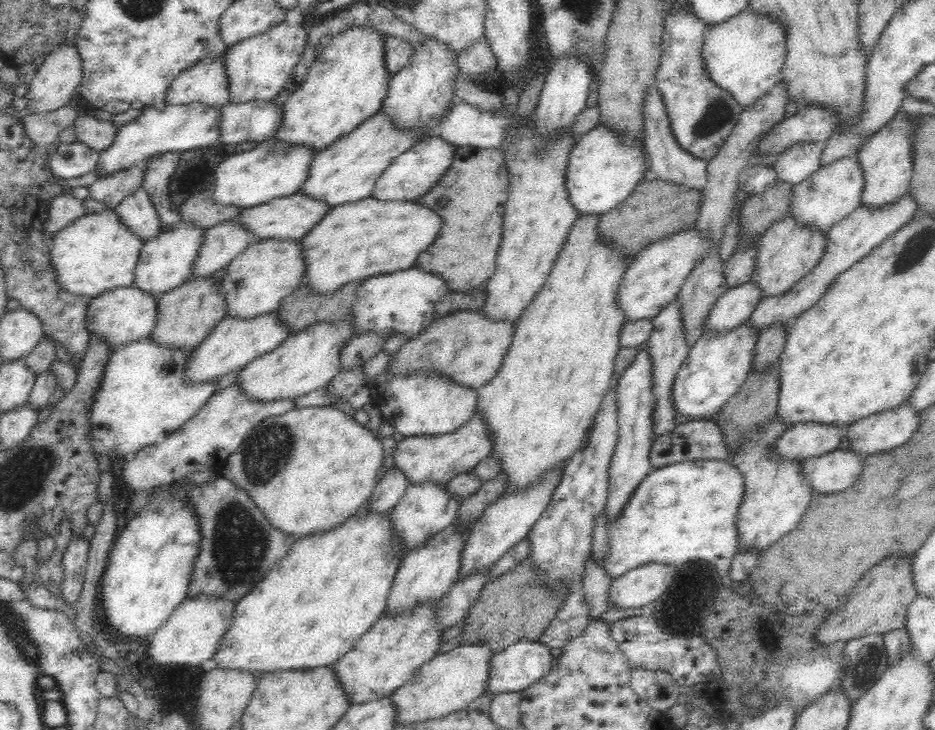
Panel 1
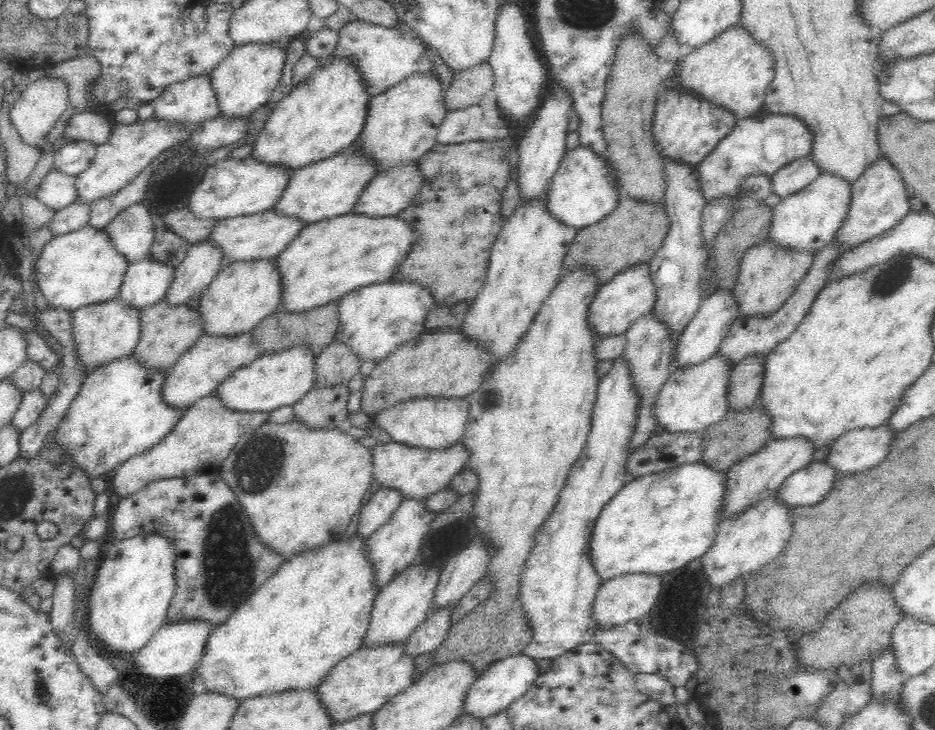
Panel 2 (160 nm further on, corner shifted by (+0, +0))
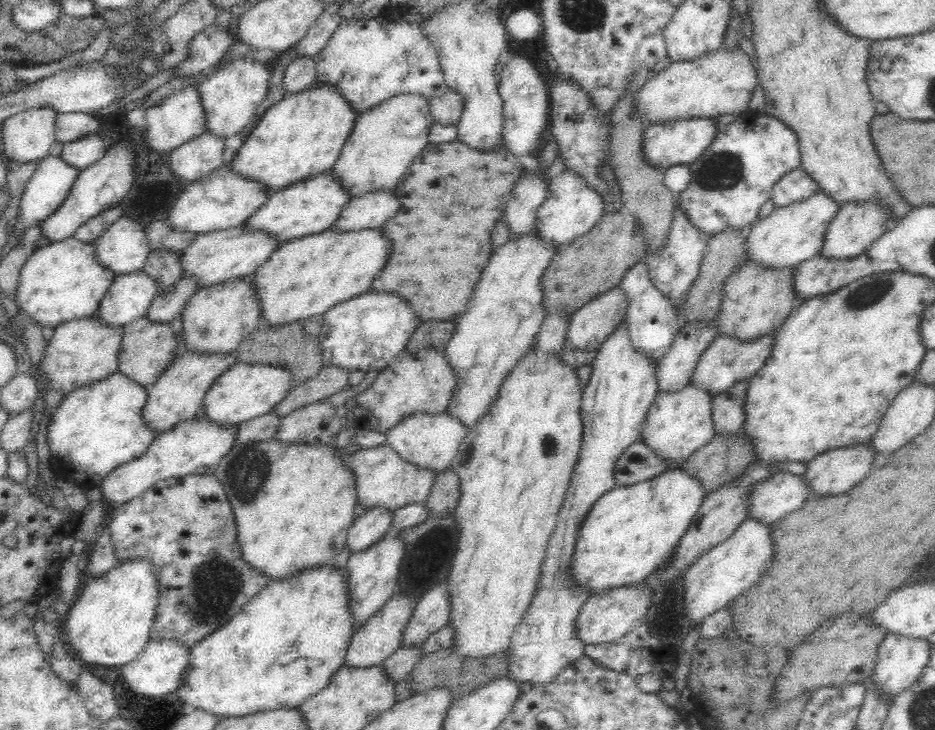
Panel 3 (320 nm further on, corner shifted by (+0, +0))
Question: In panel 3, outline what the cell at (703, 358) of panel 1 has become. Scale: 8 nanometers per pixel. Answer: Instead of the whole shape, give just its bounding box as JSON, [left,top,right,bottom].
[640,380,716,469]

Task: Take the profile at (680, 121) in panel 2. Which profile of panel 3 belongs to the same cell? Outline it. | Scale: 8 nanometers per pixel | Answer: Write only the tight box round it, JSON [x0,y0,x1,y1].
[643,117,719,170]

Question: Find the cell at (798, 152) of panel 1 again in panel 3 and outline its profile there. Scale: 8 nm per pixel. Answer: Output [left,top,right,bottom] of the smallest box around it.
[771,168,818,207]

